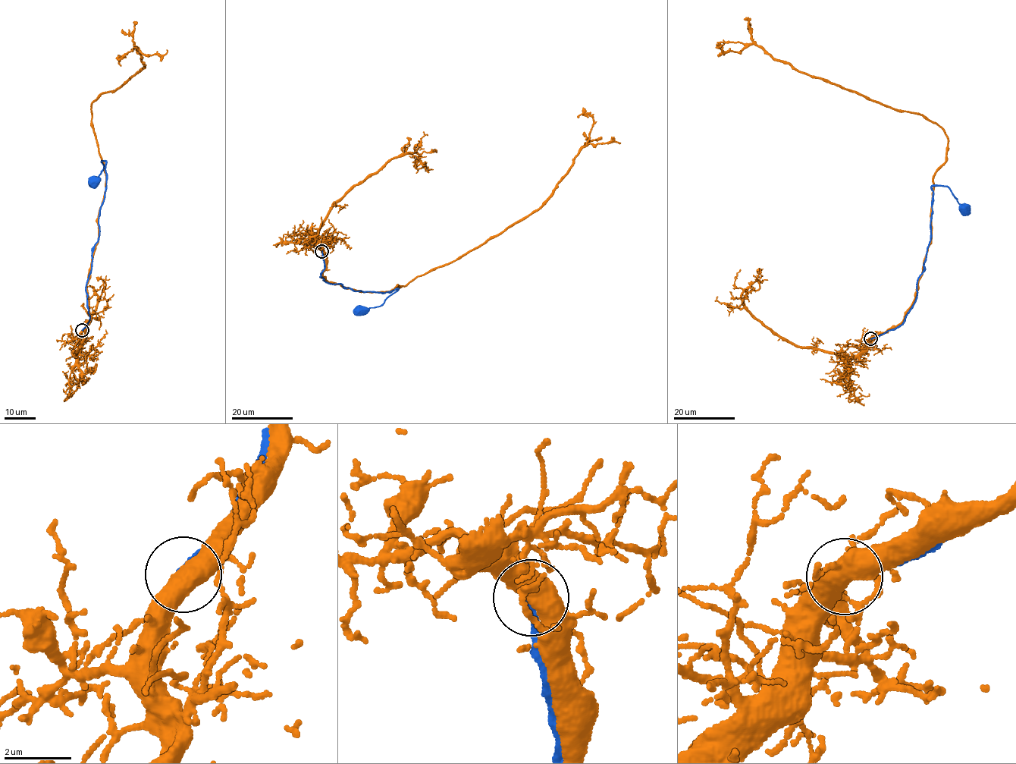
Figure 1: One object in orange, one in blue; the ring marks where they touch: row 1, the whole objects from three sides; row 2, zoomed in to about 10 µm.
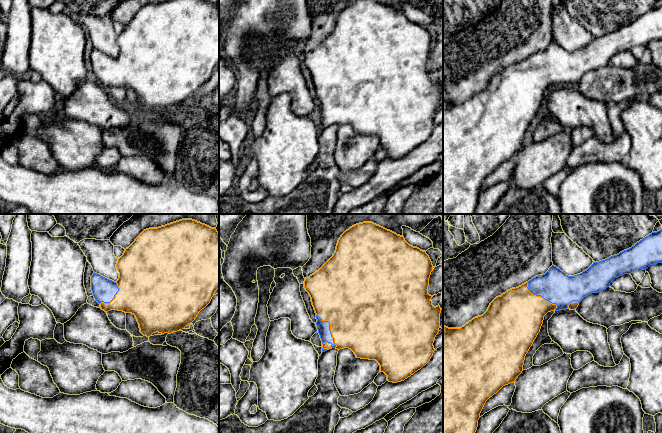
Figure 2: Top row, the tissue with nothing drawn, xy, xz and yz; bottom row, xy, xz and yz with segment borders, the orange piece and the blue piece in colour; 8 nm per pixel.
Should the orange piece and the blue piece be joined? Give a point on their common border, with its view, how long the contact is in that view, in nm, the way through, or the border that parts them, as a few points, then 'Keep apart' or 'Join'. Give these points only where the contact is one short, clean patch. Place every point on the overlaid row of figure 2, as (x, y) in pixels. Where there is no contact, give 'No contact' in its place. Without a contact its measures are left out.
Touches orange at yz (540, 296). Shared border 340 nm. Join

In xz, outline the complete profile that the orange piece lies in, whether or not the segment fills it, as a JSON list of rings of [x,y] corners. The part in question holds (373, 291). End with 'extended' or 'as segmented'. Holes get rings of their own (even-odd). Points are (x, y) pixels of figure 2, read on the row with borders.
[[[372,222],[356,224],[346,230],[338,240],[333,256],[314,274],[305,278],[304,288],[311,297],[311,302],[316,313],[316,326],[322,341],[322,352],[336,348],[338,350],[349,348],[357,358],[376,360],[380,365],[380,371],[387,375],[387,381],[397,383],[404,381],[415,372],[425,366],[435,351],[433,343],[440,328],[440,306],[434,307],[428,294],[429,278],[433,271],[433,265],[425,251],[409,245],[403,236],[387,230]]]; extended

